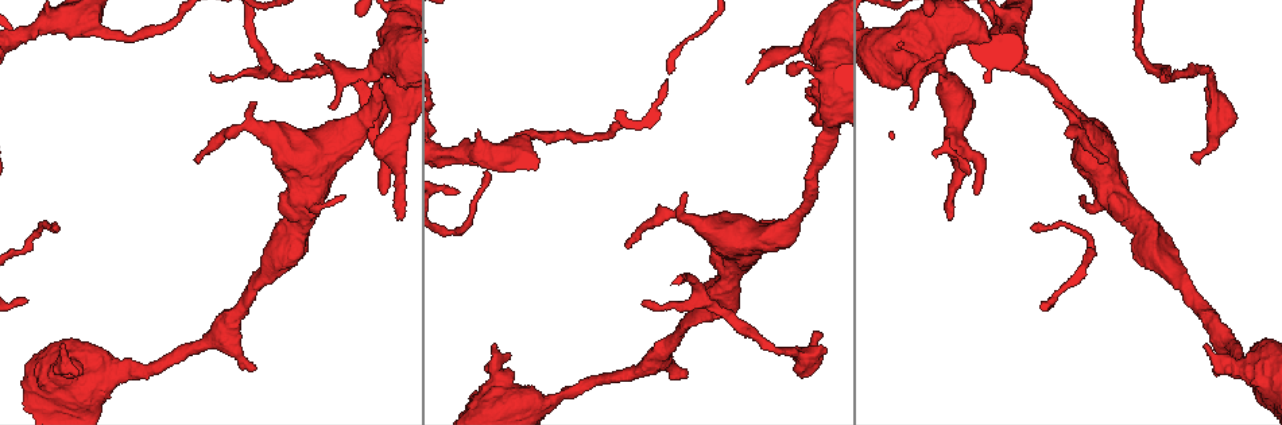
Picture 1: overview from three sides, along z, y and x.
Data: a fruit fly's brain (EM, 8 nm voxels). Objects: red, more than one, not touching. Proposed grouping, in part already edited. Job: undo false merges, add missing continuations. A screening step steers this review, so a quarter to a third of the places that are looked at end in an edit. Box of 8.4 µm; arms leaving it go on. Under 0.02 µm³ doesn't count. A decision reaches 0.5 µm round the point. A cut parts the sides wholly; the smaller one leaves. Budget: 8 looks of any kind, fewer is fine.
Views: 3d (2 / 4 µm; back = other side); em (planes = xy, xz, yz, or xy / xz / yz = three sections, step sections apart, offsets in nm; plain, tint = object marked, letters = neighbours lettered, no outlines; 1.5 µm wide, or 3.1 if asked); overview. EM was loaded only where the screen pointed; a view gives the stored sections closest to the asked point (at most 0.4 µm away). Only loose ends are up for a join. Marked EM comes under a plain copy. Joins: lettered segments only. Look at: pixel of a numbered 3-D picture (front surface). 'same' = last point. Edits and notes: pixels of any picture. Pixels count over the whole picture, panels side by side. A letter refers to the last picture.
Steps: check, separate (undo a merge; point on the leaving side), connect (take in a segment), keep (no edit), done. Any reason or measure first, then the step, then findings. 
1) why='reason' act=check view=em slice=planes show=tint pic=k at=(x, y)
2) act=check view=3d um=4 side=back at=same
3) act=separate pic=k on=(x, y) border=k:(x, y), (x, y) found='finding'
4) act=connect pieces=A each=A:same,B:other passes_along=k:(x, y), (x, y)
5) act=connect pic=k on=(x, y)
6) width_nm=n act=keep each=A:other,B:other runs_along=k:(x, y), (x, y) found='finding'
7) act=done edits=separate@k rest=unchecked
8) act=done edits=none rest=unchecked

why='free end' act=check view=em slice=xy step=4 show=letters pic=1 at=(1198, 160)

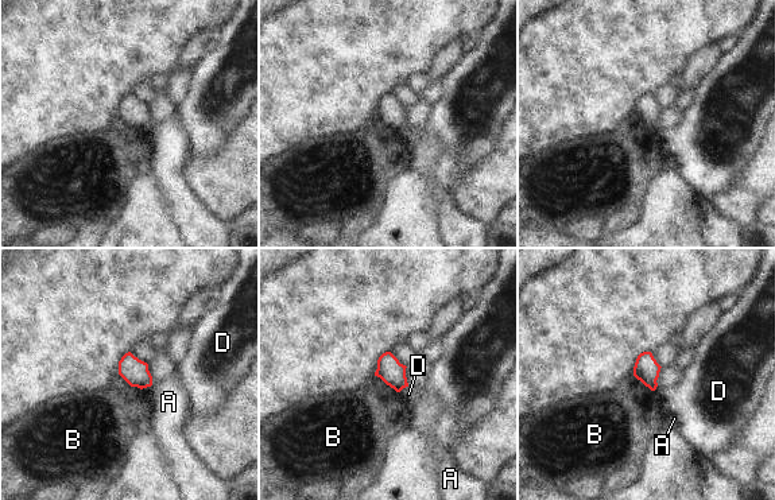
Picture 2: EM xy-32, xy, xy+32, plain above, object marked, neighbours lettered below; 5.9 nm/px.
act=keep each=A:other,B:other,D:other border=2:(117, 373), (131, 386), (150, 387) found='no lettered segment goes on from it'

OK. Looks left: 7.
why='branch stops here' act=check view=3d um=2 pic=1 at=(333, 107)

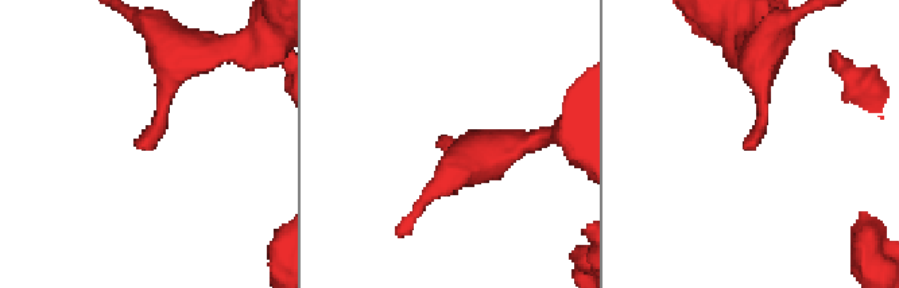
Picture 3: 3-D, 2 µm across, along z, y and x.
act=check view=em slice=planes show=letters pic=3 at=(745, 150)

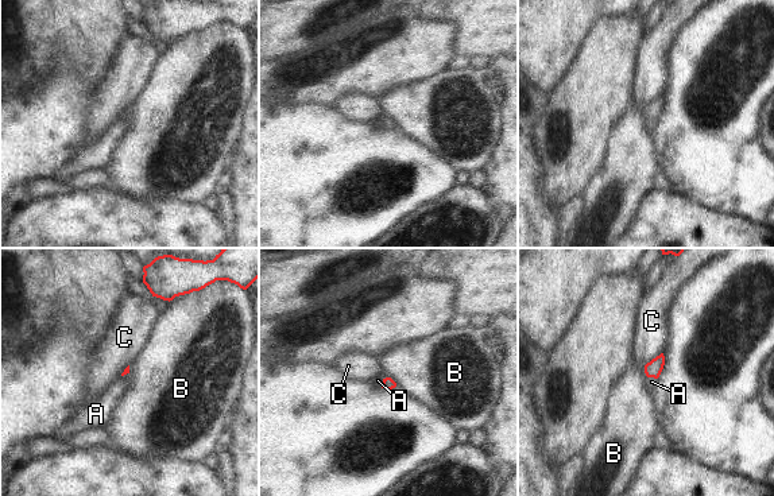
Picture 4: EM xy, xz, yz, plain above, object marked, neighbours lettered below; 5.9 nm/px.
act=connect pieces=A each=A:same,B:other,C:other passes_along=4:(389, 383), (383, 382), (378, 380) found='the neuron continues'

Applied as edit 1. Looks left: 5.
why='redraw' act=check view=overview

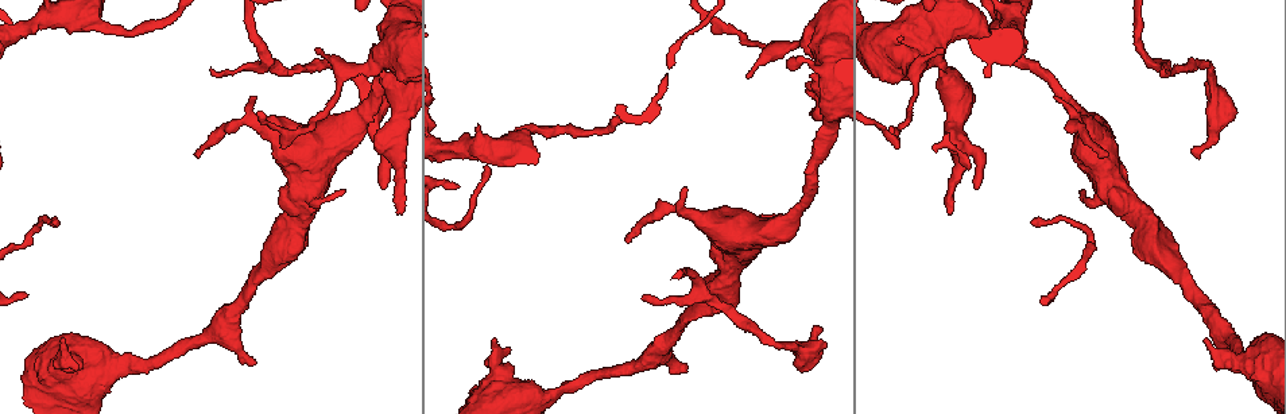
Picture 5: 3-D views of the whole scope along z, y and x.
why='branch stops here' act=check view=3d um=2 pic=5 at=(210, 71)

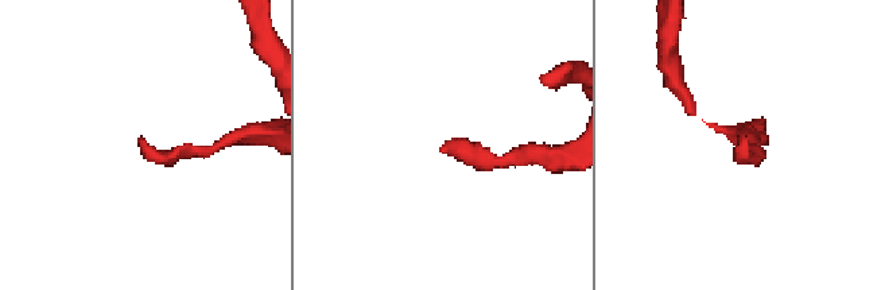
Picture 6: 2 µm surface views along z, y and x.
why='shape alone is not enough' act=check view=em slice=xz step=4 show=letters pic=6 at=(440, 149)

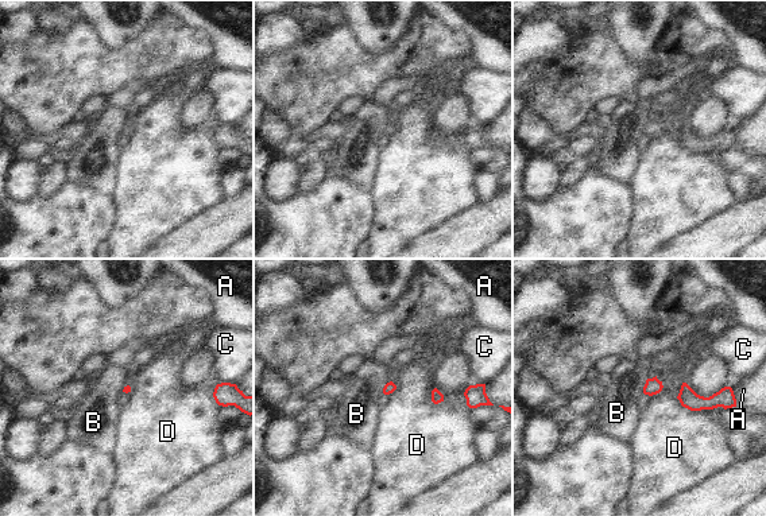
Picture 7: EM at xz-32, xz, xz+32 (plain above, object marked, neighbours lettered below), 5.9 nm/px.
act=check view=em slice=planes show=letters at=same

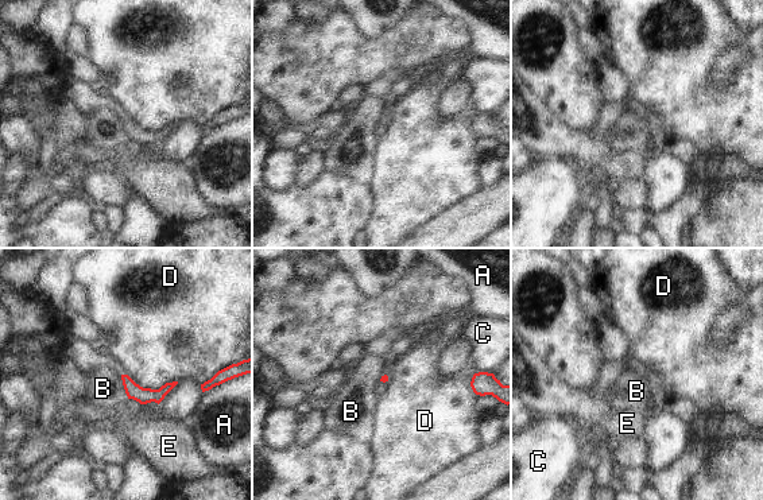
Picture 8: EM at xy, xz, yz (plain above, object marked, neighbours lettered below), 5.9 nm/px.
act=keep each=A:other,B:other,C:other,D:other,E:other runs_along=8:(126, 379), (139, 394), (169, 386) found='no lettered segment goes on from it'

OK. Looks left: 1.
act=done edits=connect@4 rest=unchecked

